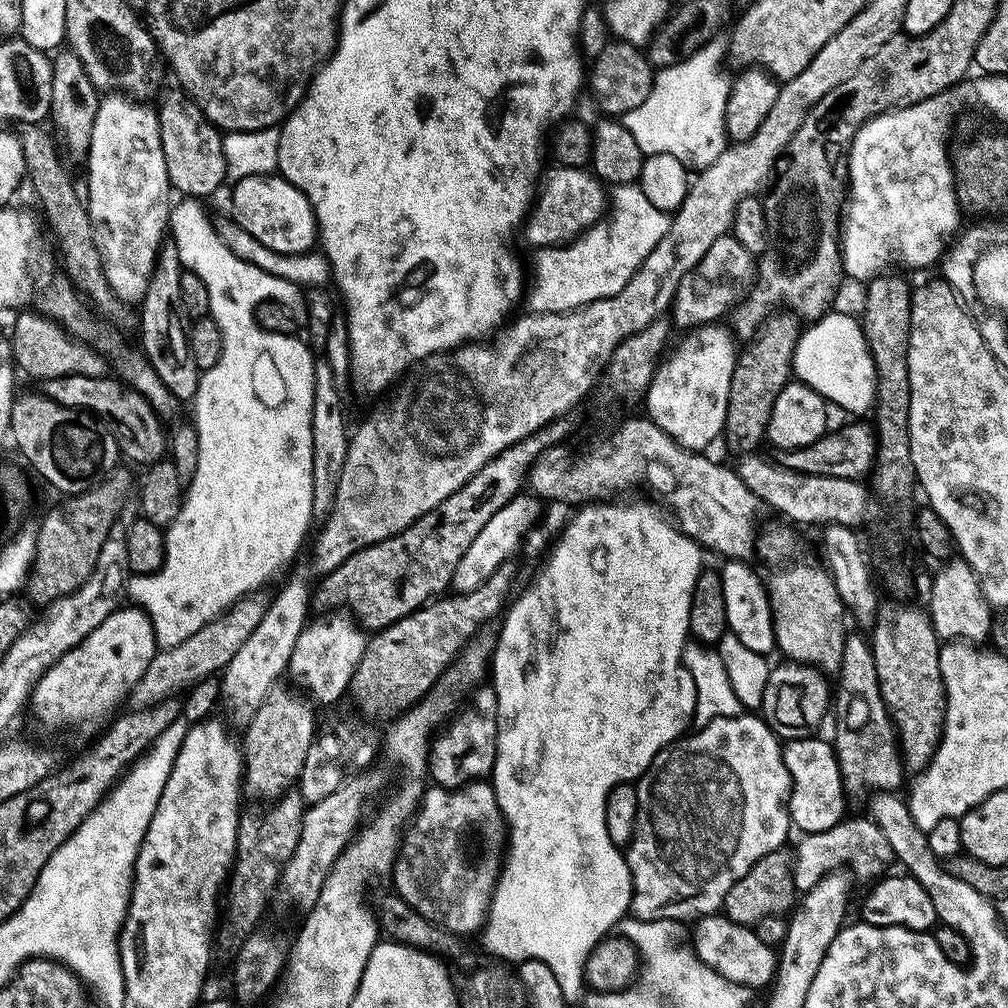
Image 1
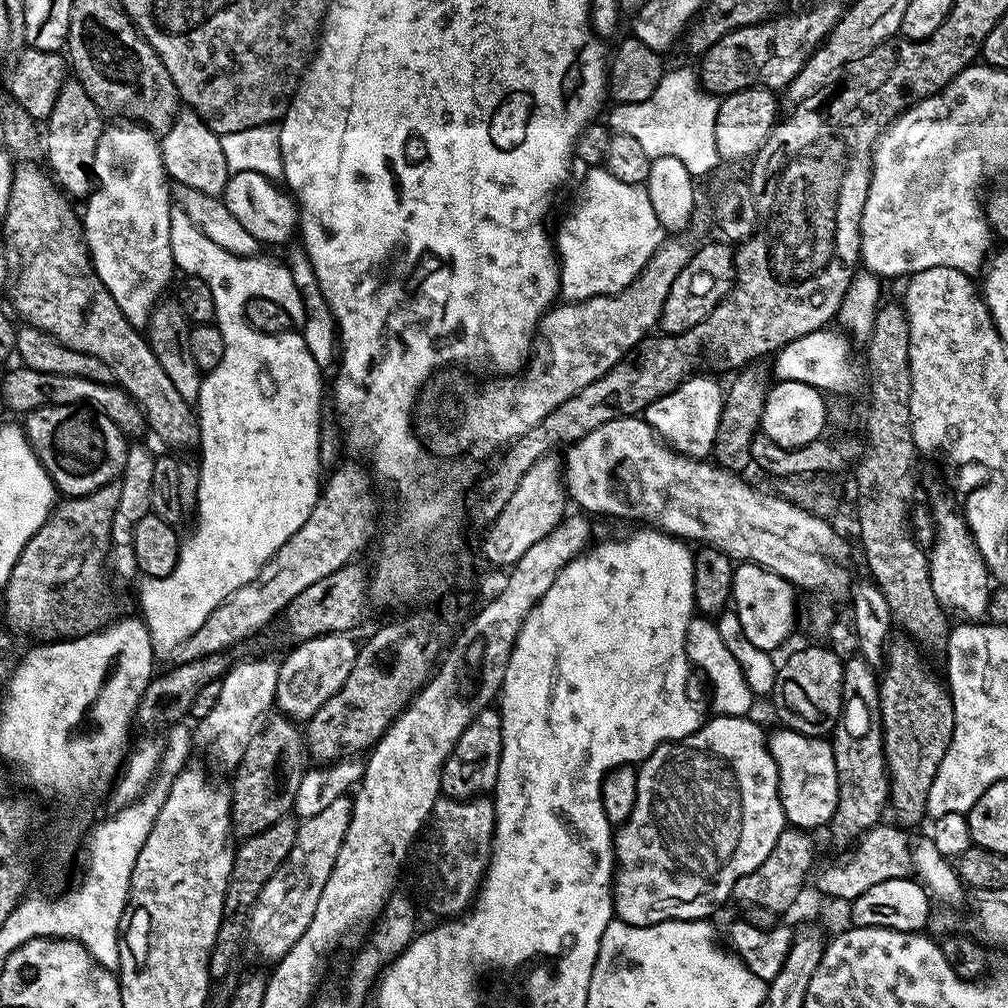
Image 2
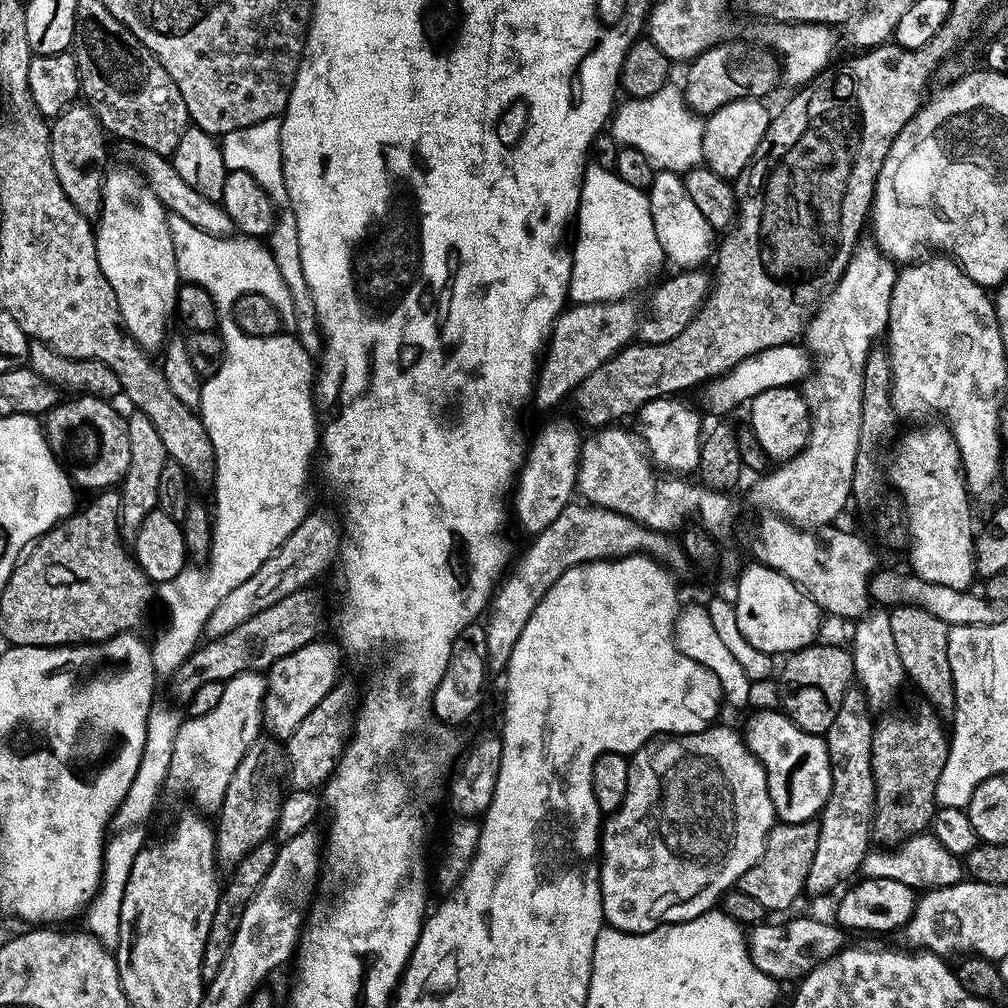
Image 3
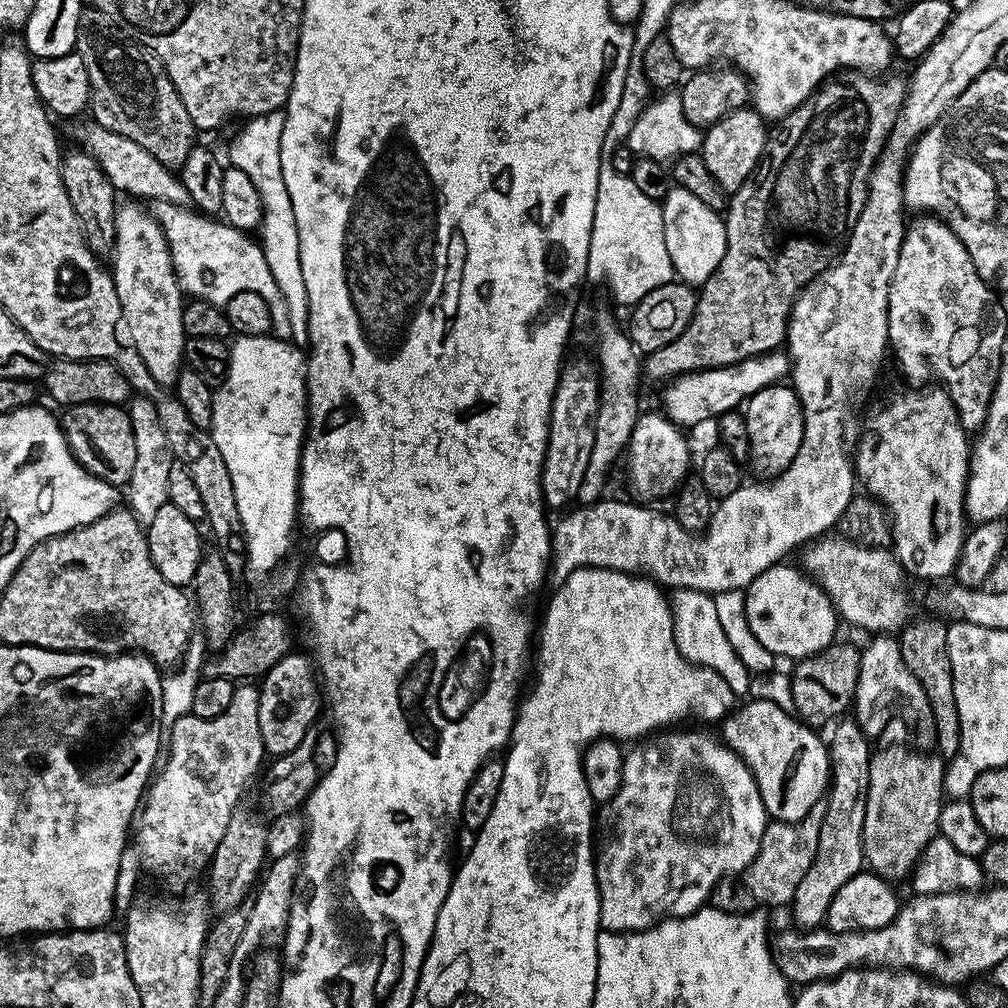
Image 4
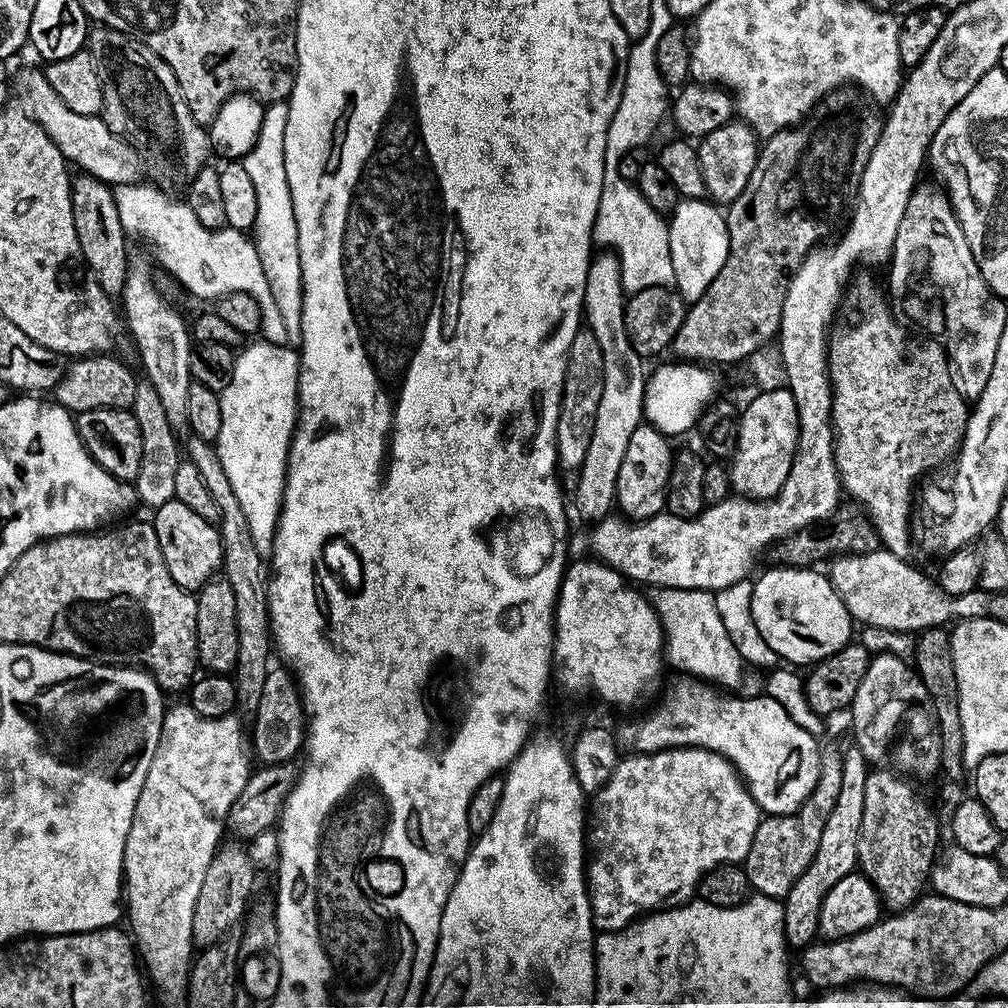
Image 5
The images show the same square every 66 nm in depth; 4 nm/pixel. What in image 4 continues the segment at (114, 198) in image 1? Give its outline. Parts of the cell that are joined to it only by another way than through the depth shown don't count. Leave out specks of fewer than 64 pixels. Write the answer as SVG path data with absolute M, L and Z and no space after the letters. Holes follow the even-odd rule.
M121 203L116 210L116 241L112 247L110 257L110 271L112 281L118 290L118 302L122 306L122 318L128 334L128 339L138 350L142 362L146 362L146 370L162 386L175 385L180 377L184 362L184 327L182 326L182 310L186 303L185 293L182 291L180 281L176 279L176 271L172 265L172 255L168 249L168 243L164 232L153 218L147 207L139 208L139 203Z

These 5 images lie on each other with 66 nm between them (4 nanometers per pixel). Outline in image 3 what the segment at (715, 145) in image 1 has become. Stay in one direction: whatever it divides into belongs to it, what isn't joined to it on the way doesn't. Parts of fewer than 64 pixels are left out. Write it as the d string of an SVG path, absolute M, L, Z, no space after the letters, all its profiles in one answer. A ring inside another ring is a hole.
M670 82L656 94L644 99L630 98L615 109L610 120L610 133L615 141L627 148L642 151L659 171L674 171L678 174L703 163L703 119L685 102L683 89Z

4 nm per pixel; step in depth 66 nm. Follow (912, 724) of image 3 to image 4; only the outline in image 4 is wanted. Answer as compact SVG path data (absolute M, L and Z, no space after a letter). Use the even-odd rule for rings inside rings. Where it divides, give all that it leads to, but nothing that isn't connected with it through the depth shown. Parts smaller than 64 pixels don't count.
M877 747L870 758L866 818L862 822L864 863L889 882L905 879L912 872L924 848L939 833L939 814L946 803L945 757L912 748Z

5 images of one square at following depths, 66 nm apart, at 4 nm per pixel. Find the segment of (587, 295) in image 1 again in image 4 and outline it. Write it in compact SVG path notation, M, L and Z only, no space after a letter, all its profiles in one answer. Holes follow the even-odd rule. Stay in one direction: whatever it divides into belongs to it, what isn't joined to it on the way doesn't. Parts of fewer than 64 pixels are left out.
M609 162L601 163L598 170L587 279L605 284L612 291L613 298L625 306L638 303L650 294L650 290L666 286L674 280L670 254L666 250L660 204L646 198L646 194L634 186L631 175L623 176Z

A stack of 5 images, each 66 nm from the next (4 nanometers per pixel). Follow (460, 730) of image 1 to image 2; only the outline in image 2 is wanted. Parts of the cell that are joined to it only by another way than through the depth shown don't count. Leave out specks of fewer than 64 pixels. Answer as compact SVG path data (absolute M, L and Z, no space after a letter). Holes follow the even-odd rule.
M495 707L477 712L476 717L462 730L462 738L446 758L440 775L440 791L450 800L474 800L491 793L498 778L498 762L502 754L502 718Z

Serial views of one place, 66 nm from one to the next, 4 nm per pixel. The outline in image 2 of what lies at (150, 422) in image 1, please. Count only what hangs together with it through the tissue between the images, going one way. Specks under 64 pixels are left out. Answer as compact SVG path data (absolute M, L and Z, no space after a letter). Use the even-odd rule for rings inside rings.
M15 367L4 376L4 404L10 411L27 414L42 406L91 406L96 411L106 414L106 418L110 418L110 422L114 422L114 426L122 430L125 438L140 438L140 435L145 435L144 411L137 406L129 392L115 383L99 384L90 382L90 378L74 378L74 374L46 374L42 370Z

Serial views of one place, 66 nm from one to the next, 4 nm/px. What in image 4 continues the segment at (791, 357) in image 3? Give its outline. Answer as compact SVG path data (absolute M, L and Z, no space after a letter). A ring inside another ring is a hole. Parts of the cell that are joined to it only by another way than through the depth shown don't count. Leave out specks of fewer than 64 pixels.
M783 351L765 352L759 358L743 360L740 364L729 364L727 368L707 368L701 372L688 372L677 376L664 392L662 411L681 429L689 430L695 424L715 421L724 413L739 409L758 390L771 384L781 383L789 375L790 361Z

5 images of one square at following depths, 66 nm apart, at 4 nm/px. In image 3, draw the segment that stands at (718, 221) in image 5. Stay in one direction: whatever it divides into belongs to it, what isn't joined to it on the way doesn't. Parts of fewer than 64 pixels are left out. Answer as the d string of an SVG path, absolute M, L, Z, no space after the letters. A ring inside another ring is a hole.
M657 171L656 177L652 180L652 187L647 189L648 201L650 202L650 214L654 218L654 234L658 234L658 240L664 251L667 263L677 264L675 267L680 270L696 270L704 263L709 263L714 252L714 240L712 236L714 229L704 220L701 211L694 204L693 199L687 194L683 179L674 171Z

